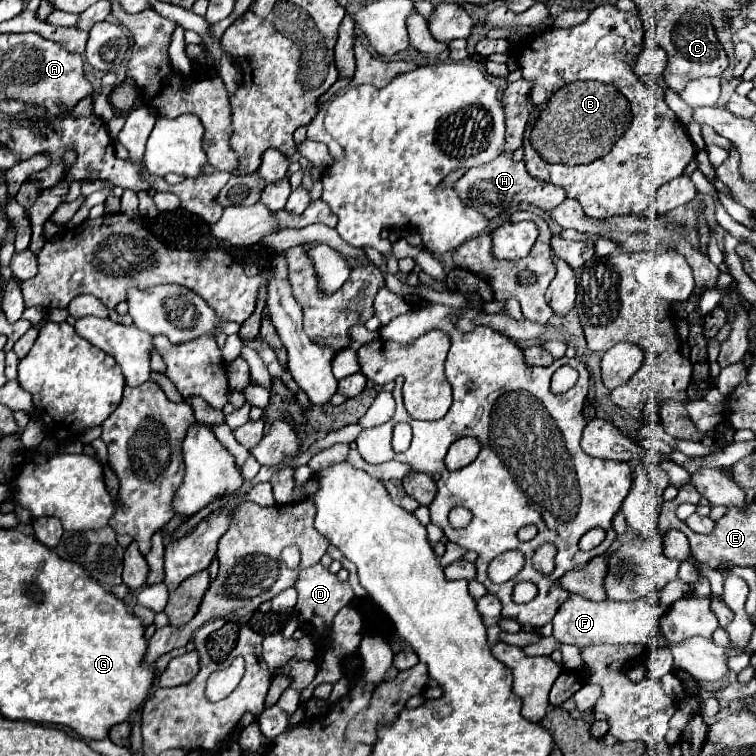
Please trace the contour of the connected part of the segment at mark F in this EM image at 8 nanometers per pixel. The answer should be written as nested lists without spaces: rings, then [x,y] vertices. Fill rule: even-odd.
[[[676,579],[664,593],[650,593],[640,601],[628,601],[628,603],[616,603],[616,601],[590,601],[586,597],[578,597],[576,593],[570,593],[568,601],[564,601],[552,621],[554,625],[554,637],[560,643],[586,647],[596,643],[644,643],[652,645],[652,633],[658,625],[658,619],[662,617],[664,609],[670,607],[672,601],[684,597],[690,591],[688,585],[684,585],[680,579]]]

